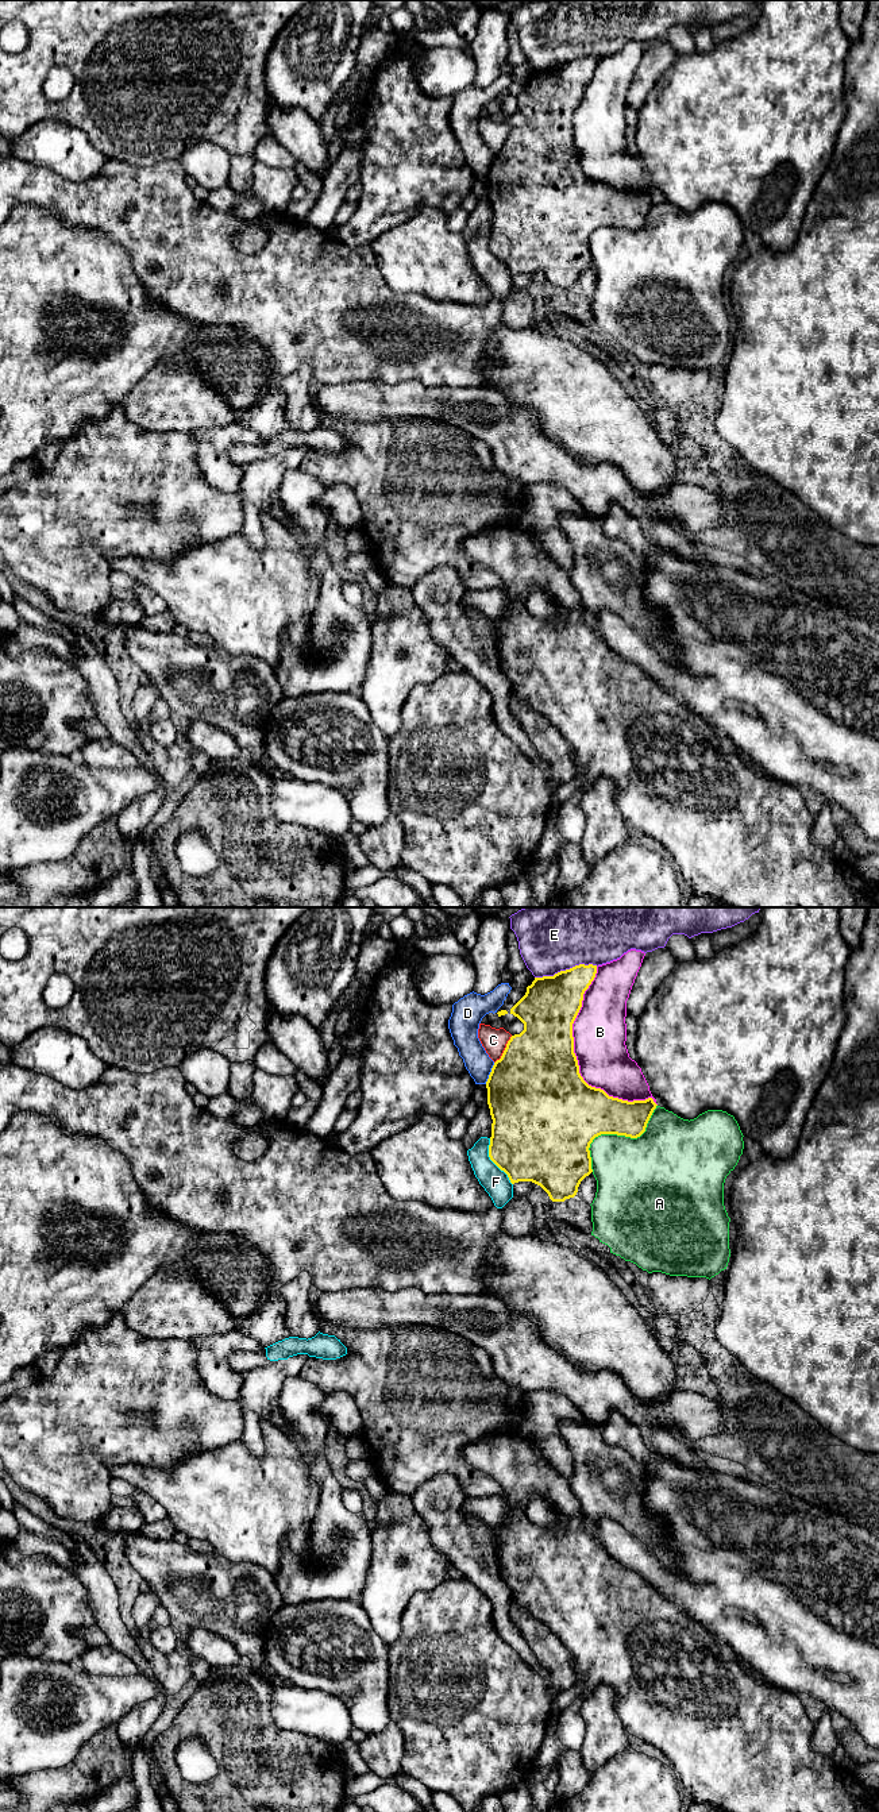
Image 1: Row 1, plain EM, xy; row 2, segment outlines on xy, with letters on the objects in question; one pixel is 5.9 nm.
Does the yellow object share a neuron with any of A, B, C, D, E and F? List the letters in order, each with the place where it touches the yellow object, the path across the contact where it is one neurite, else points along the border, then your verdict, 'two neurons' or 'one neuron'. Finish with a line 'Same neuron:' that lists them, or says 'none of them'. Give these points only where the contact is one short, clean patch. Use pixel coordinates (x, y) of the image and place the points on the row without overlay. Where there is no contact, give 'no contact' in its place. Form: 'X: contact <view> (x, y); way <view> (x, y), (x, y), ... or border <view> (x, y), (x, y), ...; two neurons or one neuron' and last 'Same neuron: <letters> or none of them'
A: contact xy (616, 226); two neurons
B: contact xy (577, 153); two neurons
C: contact xy (505, 142); two neurons
D: contact xy (490, 166); two neurons
E: contact xy (566, 62); two neurons
F: contact xy (493, 254); two neurons
Same neuron: none of them

